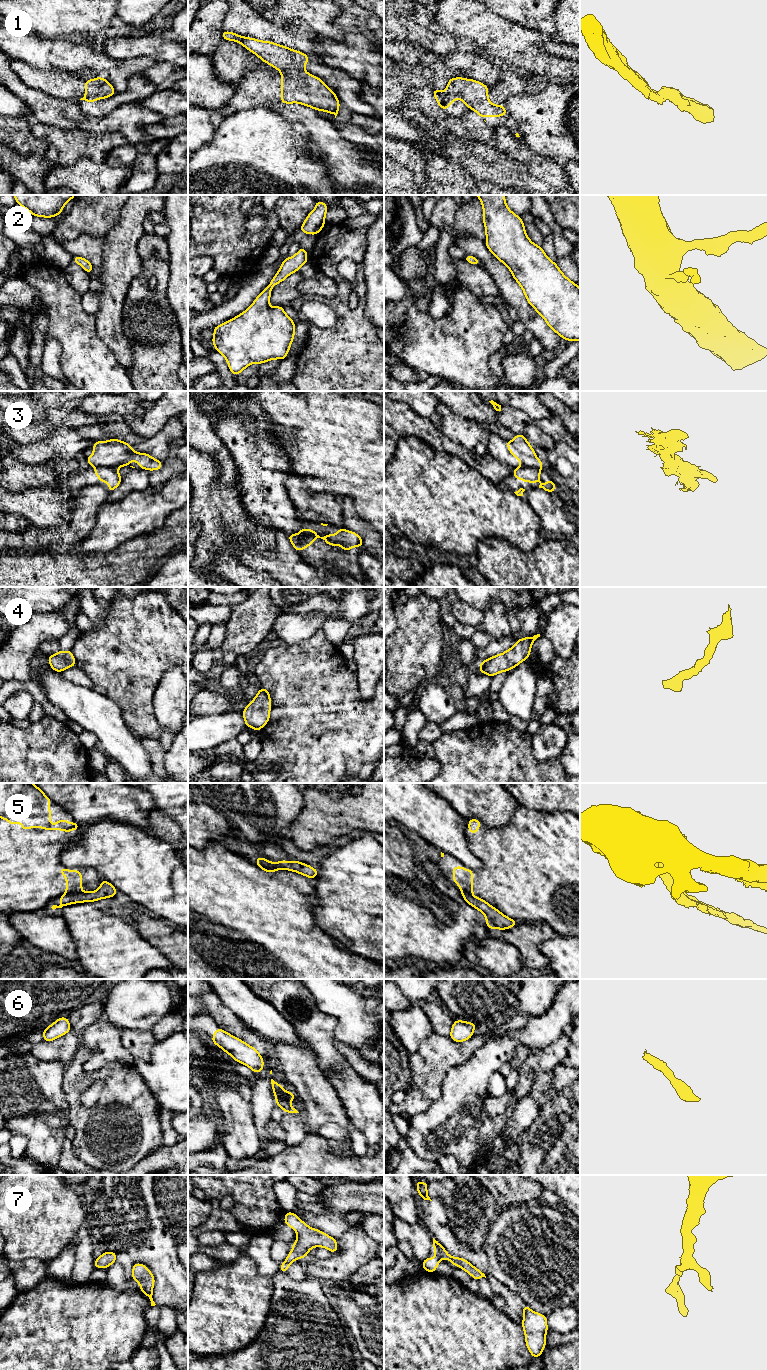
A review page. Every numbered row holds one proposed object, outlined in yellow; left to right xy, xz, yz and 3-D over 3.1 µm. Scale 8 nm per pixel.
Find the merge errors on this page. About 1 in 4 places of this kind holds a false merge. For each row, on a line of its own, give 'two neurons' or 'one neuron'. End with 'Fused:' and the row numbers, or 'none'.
1: two neurons
2: one neuron
3: two neurons
4: one neuron
5: two neurons
6: one neuron
7: one neuron
Fused: 1, 3, 5

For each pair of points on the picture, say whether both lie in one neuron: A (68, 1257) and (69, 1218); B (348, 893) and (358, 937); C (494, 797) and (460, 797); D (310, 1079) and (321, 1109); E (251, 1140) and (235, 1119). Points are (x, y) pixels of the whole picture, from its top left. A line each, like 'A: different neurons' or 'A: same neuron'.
A: different neurons
B: same neuron
C: same neuron
D: same neuron
E: same neuron

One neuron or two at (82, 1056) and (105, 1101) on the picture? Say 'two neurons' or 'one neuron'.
one neuron

